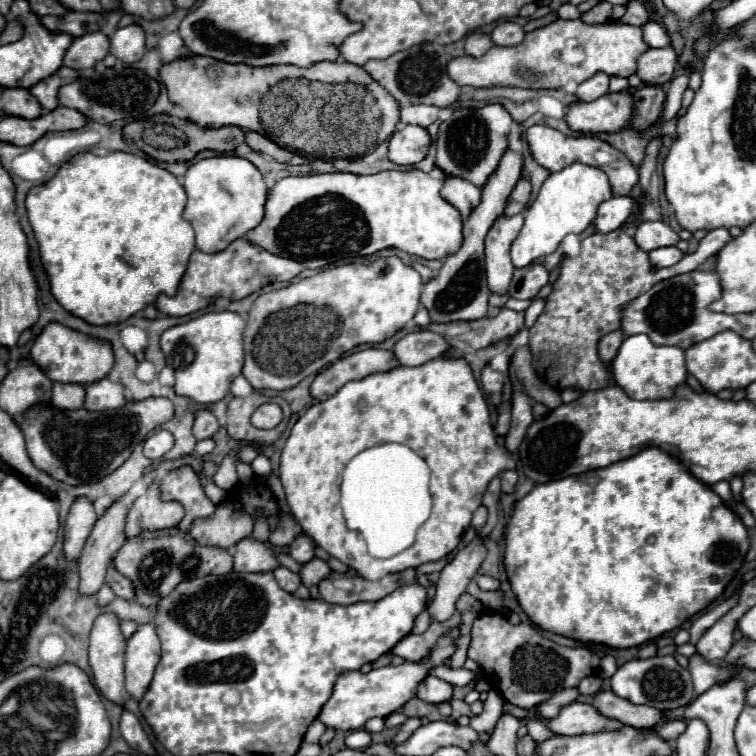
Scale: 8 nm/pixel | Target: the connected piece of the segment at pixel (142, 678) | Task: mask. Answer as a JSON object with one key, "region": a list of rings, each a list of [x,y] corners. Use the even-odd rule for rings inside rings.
{"region":[[[143,624],[127,640],[125,650],[125,688],[131,698],[141,700],[147,692],[159,662],[159,638],[153,624]]]}

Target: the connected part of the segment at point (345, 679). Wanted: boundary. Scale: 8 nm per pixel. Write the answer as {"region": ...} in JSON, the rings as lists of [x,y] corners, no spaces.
{"region":[[[455,626],[447,634],[443,634],[431,648],[431,652],[415,662],[403,662],[399,666],[385,666],[385,668],[373,668],[367,674],[361,672],[345,672],[339,676],[331,698],[319,712],[319,720],[325,726],[333,726],[337,730],[359,730],[369,718],[385,718],[391,712],[405,706],[407,700],[411,700],[419,688],[419,684],[425,680],[431,668],[447,664],[447,660],[453,656],[457,648],[457,640],[461,636],[461,628]]]}

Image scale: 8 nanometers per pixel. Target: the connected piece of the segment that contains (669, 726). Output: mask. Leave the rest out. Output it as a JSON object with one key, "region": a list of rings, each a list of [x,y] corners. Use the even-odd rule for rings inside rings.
{"region":[[[671,720],[671,722],[667,722],[667,724],[663,724],[663,726],[657,726],[657,728],[653,728],[659,736],[663,736],[665,740],[675,740],[683,730],[685,730],[685,720]]]}

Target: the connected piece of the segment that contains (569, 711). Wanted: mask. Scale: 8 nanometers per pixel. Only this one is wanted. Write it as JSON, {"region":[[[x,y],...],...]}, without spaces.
{"region":[[[571,702],[569,706],[561,708],[559,714],[553,718],[541,716],[535,708],[531,708],[531,714],[555,734],[593,734],[601,730],[615,730],[621,726],[619,720],[601,716],[597,710],[593,712],[591,704],[583,702]]]}

